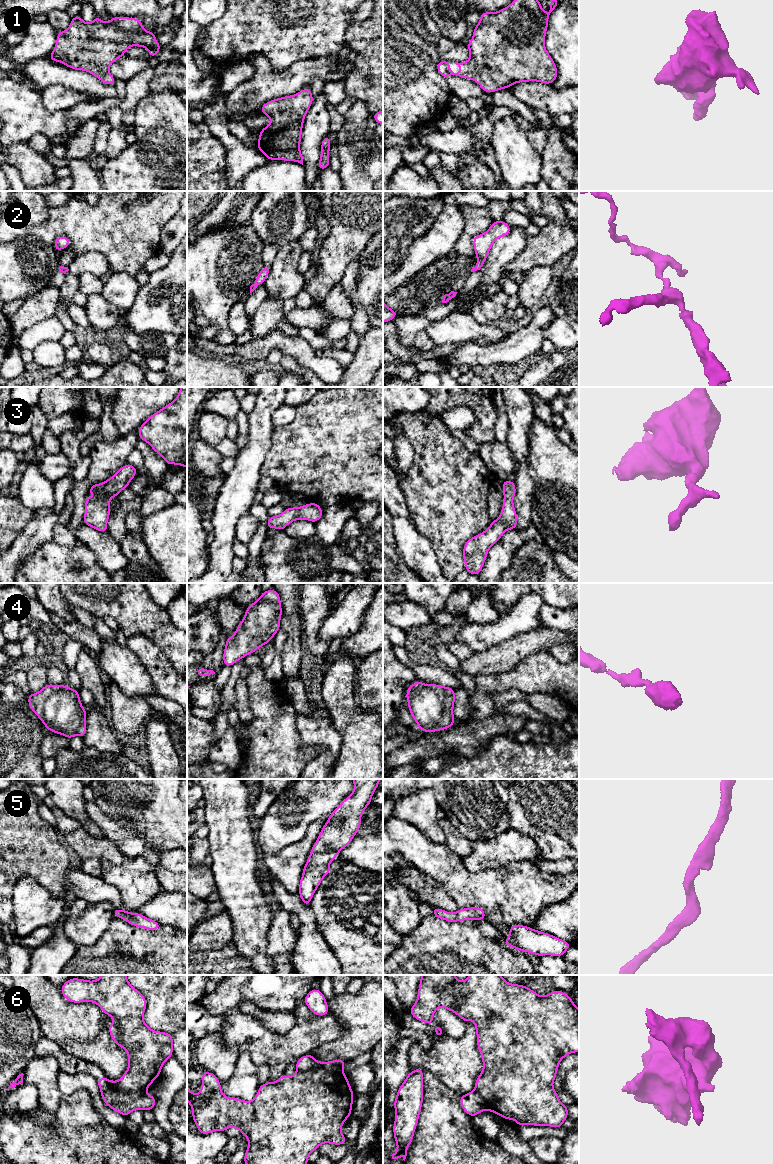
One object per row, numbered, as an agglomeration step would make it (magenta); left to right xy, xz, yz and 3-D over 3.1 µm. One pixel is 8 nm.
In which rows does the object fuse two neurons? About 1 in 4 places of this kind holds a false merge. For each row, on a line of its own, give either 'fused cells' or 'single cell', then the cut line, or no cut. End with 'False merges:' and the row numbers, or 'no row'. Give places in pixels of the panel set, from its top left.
1: single cell; no cut
2: single cell; no cut
3: single cell; no cut
4: single cell; no cut
5: single cell; no cut
6: fused cells; cut in xz along (297, 1070), (328, 1069), (341, 1072)
False merges: 6

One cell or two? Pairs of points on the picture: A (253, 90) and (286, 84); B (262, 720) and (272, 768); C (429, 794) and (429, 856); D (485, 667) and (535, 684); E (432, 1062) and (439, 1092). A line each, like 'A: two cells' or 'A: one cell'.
A: one cell
B: one cell
C: two cells
D: two cells
E: two cells

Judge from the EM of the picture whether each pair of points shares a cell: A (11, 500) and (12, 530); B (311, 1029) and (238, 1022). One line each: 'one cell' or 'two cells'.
A: one cell
B: one cell

